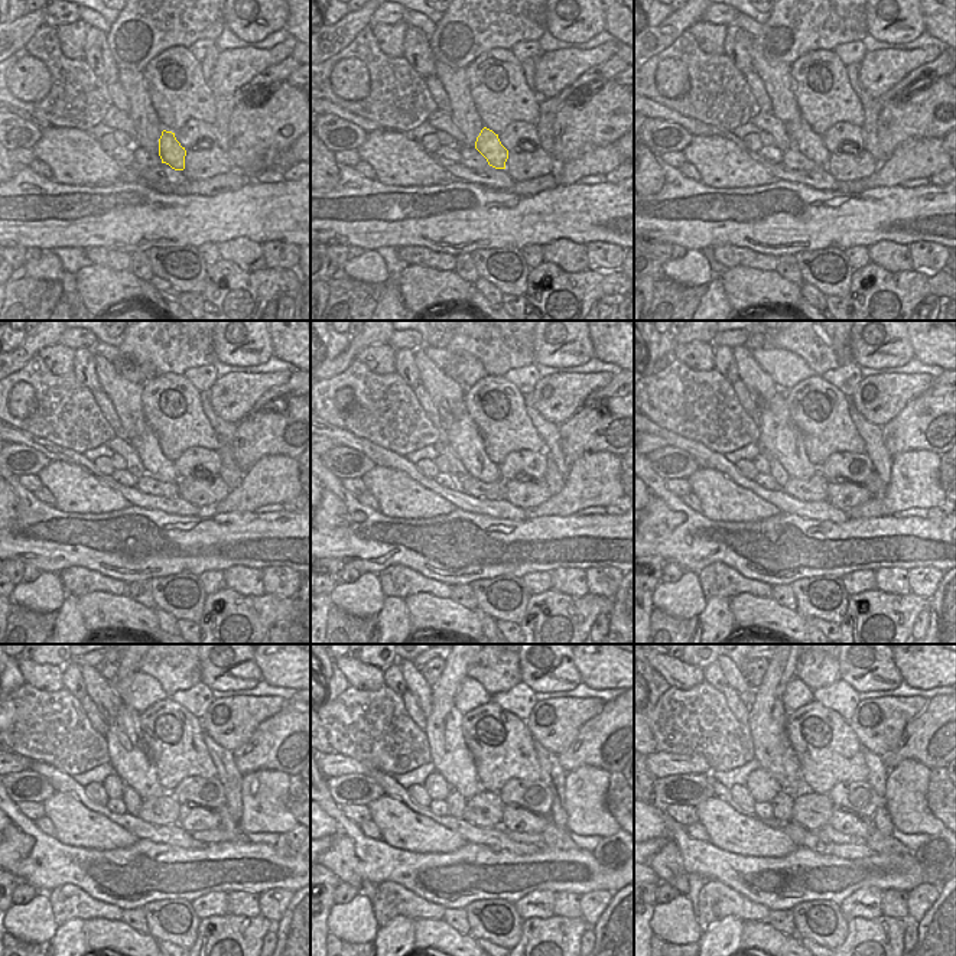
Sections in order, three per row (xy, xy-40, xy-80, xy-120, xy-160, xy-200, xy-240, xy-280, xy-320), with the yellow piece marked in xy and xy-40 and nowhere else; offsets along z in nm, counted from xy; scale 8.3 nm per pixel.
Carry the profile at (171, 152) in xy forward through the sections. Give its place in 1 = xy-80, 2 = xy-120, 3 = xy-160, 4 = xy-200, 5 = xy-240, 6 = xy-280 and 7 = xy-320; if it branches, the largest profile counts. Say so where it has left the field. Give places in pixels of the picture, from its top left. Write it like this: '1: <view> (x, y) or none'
1: xy-80 (810, 145)
2: xy-120 (153, 461)
3: xy-160 (462, 436)
4: xy-200 (779, 436)
5: xy-240 (129, 757)
6: xy-280 (452, 760)
7: xy-320 (767, 722)

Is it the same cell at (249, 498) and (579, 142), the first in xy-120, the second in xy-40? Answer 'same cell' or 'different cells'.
different cells

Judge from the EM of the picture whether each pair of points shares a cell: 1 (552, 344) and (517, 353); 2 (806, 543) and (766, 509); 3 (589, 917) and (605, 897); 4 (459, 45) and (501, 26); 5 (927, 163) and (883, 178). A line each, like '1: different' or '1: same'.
1: different
2: different
3: same
4: same
5: same

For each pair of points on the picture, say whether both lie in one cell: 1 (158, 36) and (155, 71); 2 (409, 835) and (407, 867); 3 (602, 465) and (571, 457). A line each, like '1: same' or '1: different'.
1: different
2: different
3: different

